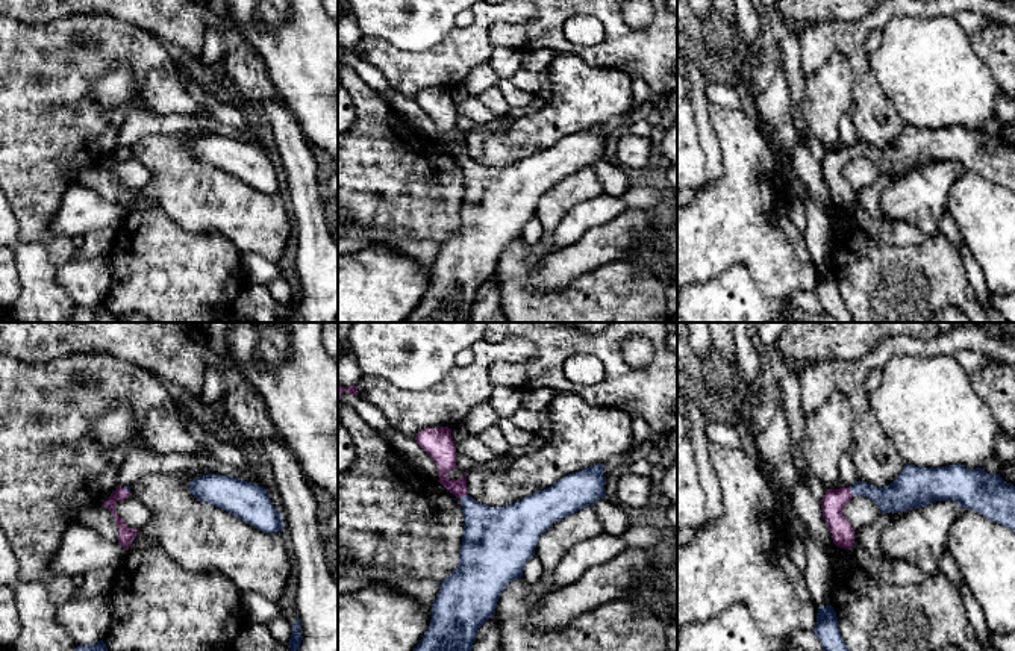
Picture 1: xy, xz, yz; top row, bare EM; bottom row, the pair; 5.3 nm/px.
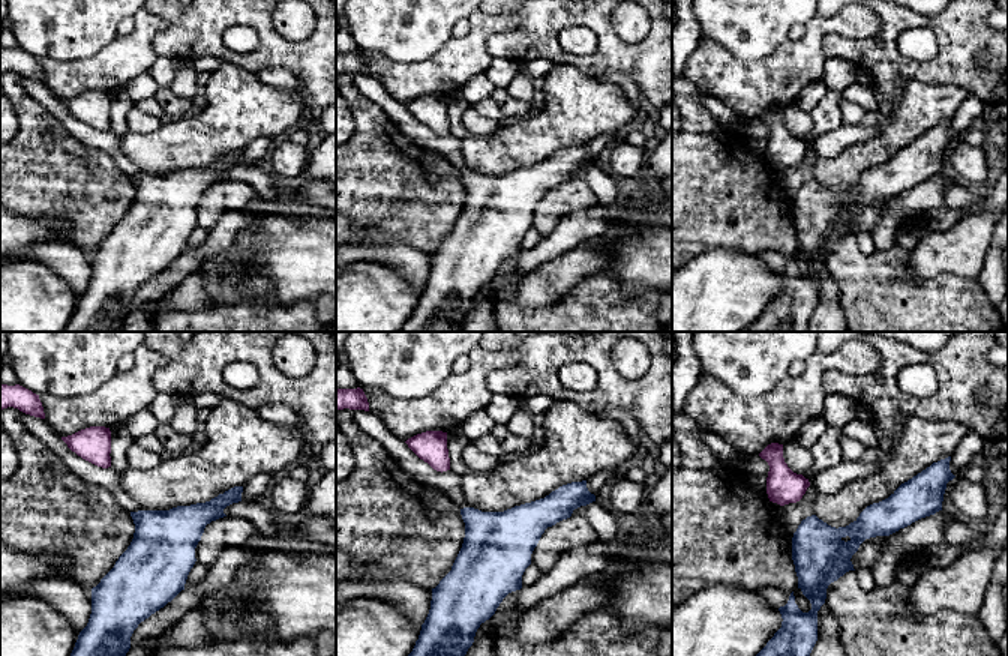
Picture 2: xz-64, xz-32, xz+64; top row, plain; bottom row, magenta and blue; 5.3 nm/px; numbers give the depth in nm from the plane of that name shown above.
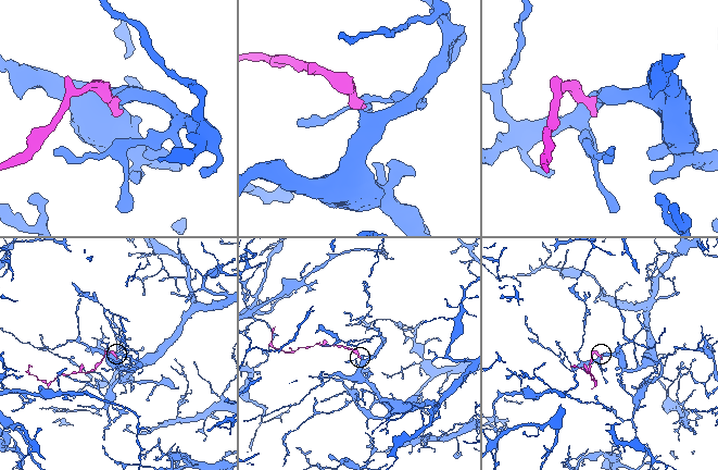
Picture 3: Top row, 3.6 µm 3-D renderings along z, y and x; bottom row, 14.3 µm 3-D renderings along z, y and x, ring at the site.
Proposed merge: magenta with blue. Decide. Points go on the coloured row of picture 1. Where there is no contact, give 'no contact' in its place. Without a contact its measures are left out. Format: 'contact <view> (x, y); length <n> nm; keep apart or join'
contact xz (462, 495); length 50 nm; join

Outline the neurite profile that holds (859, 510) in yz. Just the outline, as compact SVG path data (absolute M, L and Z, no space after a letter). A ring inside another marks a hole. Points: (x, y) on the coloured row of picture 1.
M854 497L844 506L844 516L853 530L874 522L882 515L880 507L867 497Z

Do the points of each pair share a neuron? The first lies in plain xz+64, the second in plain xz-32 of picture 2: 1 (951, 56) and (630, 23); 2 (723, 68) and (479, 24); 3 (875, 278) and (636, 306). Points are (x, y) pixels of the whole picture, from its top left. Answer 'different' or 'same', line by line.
1: different
2: same
3: same

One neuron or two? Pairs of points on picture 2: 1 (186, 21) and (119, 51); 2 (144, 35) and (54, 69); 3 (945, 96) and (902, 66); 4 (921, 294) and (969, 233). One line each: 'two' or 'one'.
1: two
2: one
3: two
4: two

